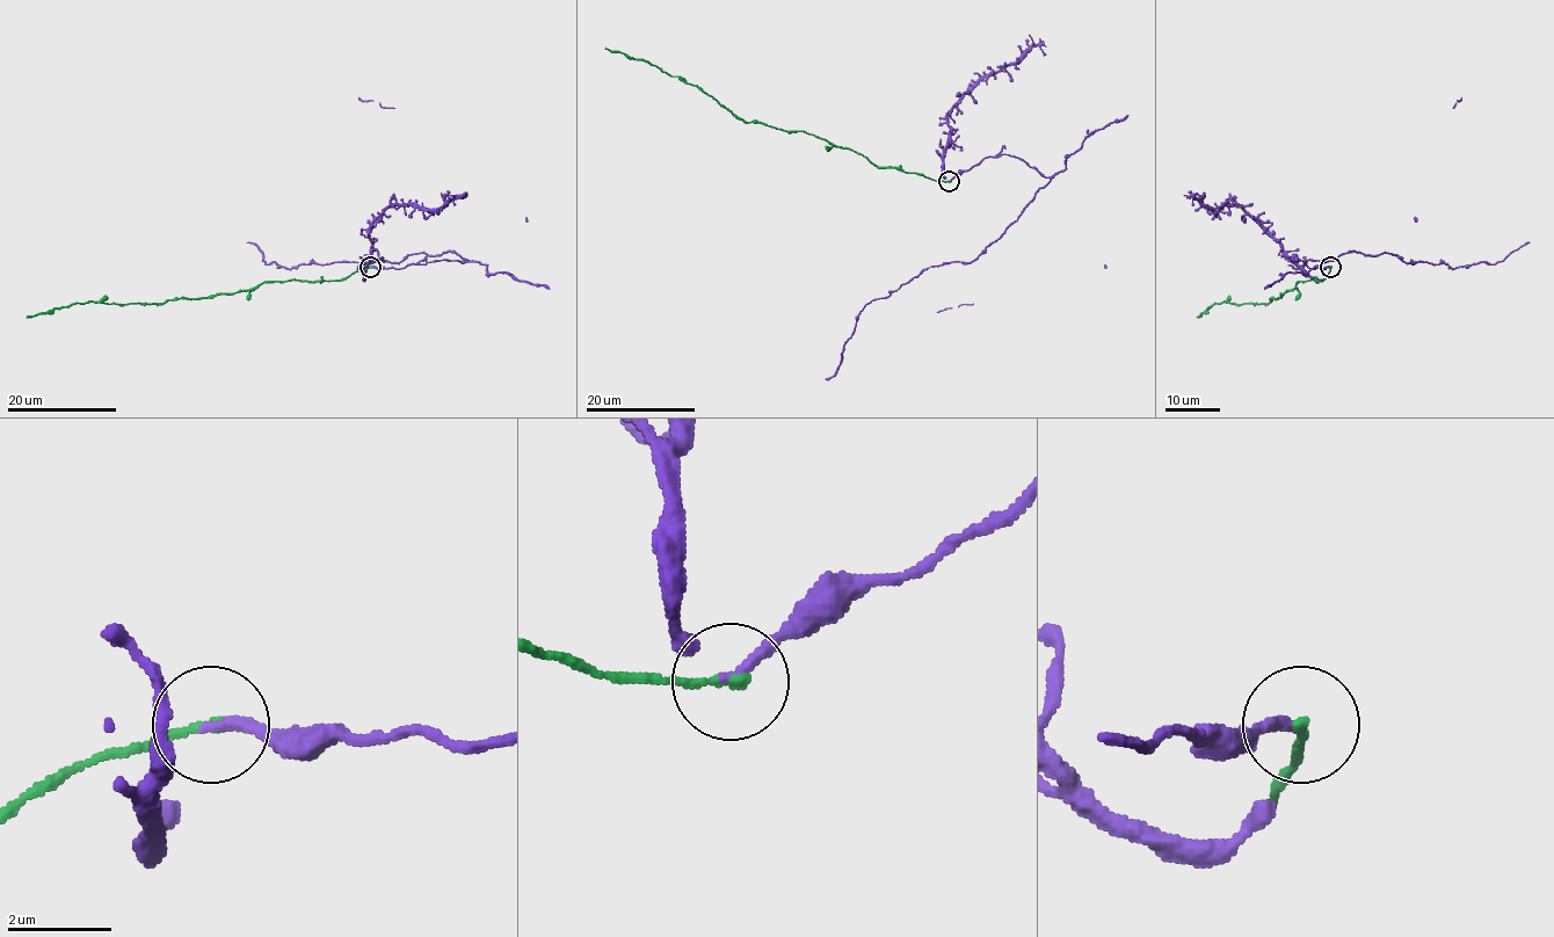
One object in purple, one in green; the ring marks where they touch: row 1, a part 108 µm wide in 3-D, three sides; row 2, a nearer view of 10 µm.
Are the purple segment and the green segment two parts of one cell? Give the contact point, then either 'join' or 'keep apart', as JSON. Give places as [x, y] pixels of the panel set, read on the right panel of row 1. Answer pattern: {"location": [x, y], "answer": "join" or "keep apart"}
{"location": [1330, 267], "answer": "join"}

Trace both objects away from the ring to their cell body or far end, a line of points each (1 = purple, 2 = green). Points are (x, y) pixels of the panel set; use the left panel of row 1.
1: (370, 267), (471, 261), (445, 252), (407, 254), (399, 262), (291, 268), (266, 264), (247, 242)
2: (370, 267), (336, 281), (262, 282), (237, 292), (157, 304), (75, 303), (26, 318)

